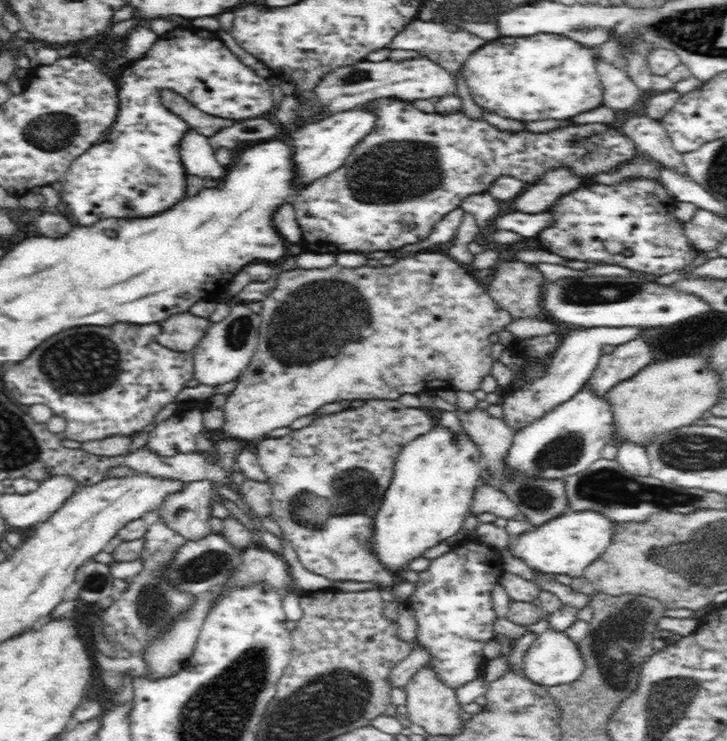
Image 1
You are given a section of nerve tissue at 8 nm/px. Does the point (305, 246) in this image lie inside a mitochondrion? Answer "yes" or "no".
no

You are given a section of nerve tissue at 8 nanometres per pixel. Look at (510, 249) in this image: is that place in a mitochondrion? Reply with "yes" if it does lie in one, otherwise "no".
no

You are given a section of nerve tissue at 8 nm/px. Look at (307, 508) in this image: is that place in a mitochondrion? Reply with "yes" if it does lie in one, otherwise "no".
yes

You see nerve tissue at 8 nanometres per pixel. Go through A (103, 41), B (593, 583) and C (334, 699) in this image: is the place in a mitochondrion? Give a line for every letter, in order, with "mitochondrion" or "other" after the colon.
A: other
B: other
C: mitochondrion

